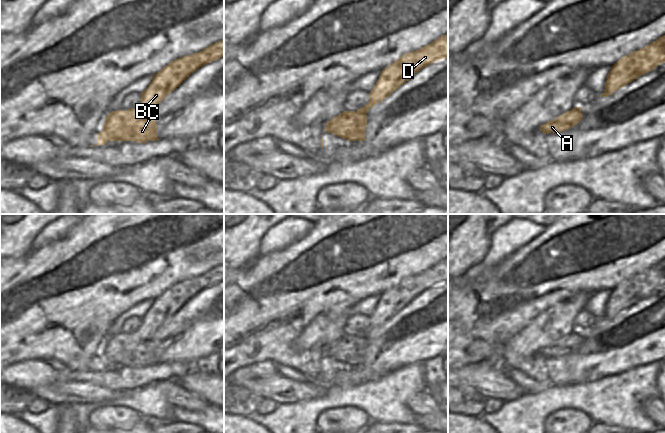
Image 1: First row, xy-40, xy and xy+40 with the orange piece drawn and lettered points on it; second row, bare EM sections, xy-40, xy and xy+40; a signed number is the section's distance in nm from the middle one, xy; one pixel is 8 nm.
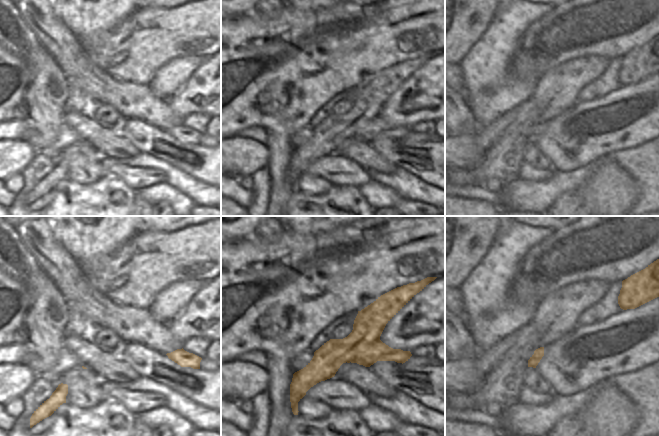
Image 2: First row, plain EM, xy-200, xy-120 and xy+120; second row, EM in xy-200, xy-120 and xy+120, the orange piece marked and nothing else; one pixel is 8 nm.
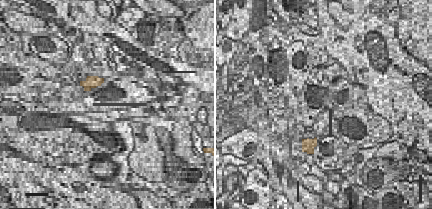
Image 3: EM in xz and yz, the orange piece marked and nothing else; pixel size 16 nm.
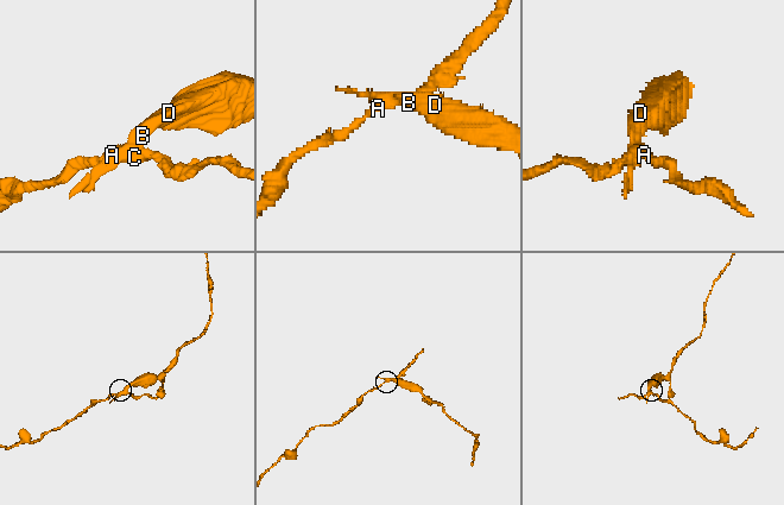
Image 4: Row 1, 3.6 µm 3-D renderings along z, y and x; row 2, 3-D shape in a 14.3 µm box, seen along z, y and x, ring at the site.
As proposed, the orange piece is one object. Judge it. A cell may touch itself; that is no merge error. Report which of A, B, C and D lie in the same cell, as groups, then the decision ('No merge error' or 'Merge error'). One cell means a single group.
Groups: A C / B D. Merge error.

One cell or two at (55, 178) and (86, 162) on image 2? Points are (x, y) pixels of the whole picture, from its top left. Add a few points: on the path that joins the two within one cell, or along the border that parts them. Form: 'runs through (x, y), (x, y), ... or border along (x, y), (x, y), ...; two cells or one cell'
border along (61, 158), (67, 161), (66, 178); two cells

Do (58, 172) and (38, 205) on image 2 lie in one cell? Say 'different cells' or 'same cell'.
same cell

